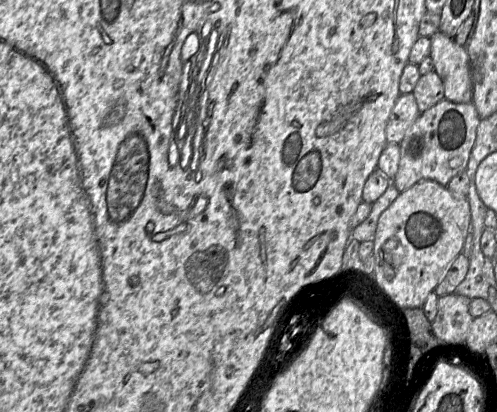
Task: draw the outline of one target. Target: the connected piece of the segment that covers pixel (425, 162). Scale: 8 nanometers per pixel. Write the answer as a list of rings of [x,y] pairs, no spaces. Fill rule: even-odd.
[[[445,98],[422,112],[415,123],[407,130],[399,144],[400,159],[397,173],[392,181],[394,187],[399,192],[403,192],[421,180],[431,180],[442,186],[447,186],[455,175],[466,169],[480,120],[481,118],[473,102],[454,103]]]

